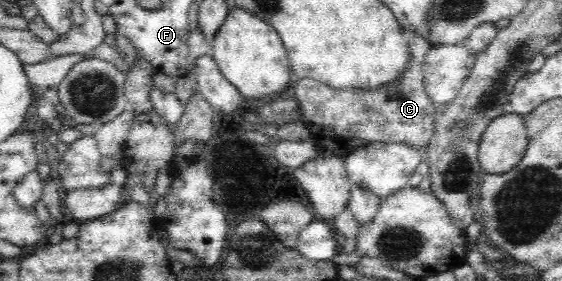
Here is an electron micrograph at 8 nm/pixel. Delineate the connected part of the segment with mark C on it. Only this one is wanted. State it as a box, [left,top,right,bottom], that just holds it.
[292,30,435,157]

